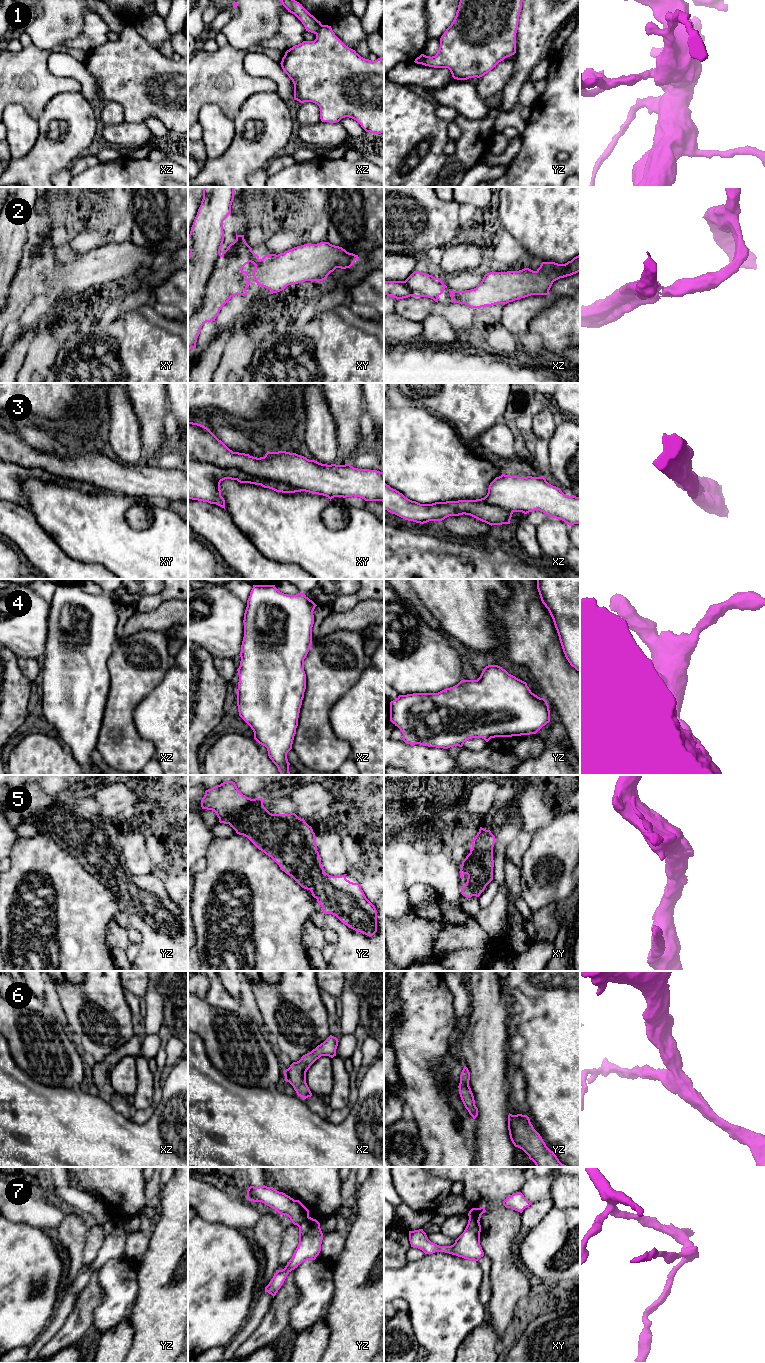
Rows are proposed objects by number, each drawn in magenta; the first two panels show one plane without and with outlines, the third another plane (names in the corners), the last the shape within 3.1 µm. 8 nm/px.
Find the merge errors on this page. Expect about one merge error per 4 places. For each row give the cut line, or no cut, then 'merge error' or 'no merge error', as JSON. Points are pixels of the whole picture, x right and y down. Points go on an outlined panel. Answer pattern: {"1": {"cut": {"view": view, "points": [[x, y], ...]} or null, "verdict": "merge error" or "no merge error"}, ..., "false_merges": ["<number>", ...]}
{"1": {"cut": {"view": "xz", "points": [[322, 25], [315, 33]]}, "verdict": "merge error"}, "2": {"cut": null, "verdict": "no merge error"}, "3": {"cut": null, "verdict": "no merge error"}, "4": {"cut": null, "verdict": "no merge error"}, "5": {"cut": null, "verdict": "no merge error"}, "6": {"cut": null, "verdict": "no merge error"}, "7": {"cut": {"view": "yz", "points": [[309, 1217], [297, 1225]]}, "verdict": "merge error"}, "false_merges": ["1", "7"]}

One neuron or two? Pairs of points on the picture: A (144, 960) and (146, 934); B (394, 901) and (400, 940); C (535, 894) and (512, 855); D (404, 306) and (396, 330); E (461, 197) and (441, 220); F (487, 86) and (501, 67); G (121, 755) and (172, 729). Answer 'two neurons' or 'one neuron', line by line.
A: one neuron
B: two neurons
C: two neurons
D: two neurons
E: two neurons
F: one neuron
G: two neurons

